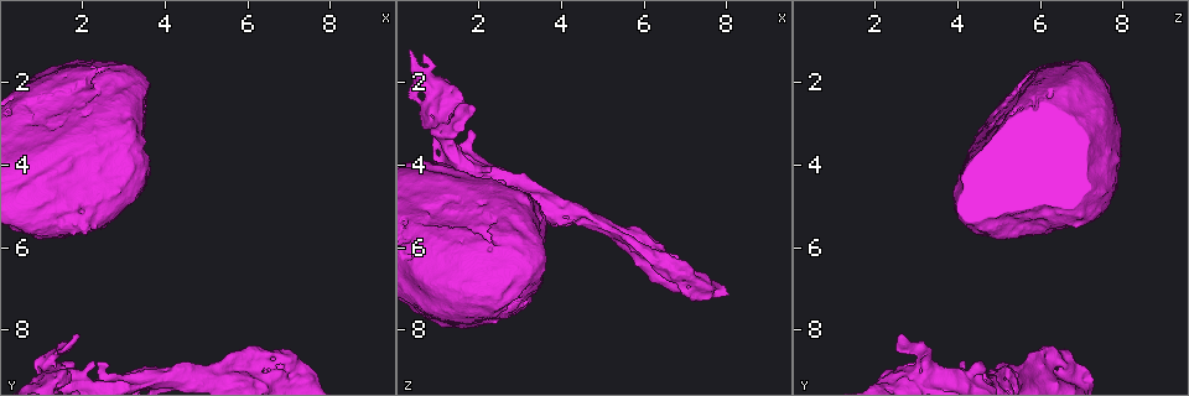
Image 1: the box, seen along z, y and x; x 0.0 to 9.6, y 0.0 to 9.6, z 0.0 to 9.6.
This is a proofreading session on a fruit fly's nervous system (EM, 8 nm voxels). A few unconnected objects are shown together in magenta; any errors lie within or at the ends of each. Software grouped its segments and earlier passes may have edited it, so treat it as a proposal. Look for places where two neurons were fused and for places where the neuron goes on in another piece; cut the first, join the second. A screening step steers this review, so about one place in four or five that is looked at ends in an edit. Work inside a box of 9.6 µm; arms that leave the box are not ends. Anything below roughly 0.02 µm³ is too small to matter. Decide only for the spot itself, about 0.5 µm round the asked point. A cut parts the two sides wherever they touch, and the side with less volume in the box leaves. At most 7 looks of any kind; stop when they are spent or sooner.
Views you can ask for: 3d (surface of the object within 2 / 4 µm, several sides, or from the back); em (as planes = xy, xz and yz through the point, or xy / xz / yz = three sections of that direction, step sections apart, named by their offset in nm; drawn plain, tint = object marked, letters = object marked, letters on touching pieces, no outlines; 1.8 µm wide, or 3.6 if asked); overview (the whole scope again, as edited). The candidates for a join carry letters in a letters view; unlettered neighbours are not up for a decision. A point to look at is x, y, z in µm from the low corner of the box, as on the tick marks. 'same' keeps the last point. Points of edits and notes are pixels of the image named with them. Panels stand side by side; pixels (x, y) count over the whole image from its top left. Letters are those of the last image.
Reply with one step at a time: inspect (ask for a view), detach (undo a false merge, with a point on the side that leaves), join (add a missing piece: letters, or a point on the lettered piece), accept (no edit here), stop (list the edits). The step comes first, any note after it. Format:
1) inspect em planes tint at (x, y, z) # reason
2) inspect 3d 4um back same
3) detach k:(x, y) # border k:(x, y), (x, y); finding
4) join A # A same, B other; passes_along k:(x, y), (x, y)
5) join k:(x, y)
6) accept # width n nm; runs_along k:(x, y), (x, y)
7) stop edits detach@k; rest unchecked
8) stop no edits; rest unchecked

inspect em 3.6um planes letters at (7.65, 9.15, 6.95) # free end

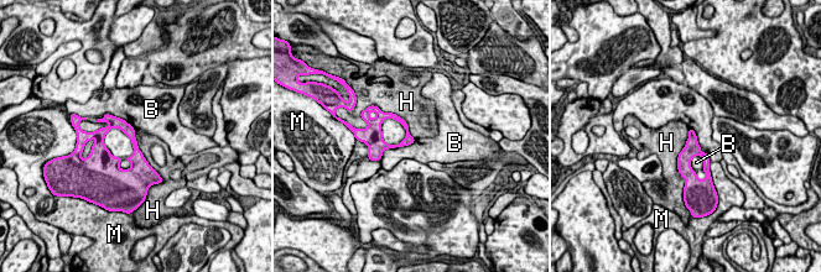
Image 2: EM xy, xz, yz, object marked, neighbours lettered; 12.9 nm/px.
accept # B other, H other, M other; border 2:(689, 129), (677, 156), (682, 178); no lettered piece goes on from it

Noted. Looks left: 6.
inspect em planes letters at (3.55, 9.00, 5.15) # two arms at a narrow angle

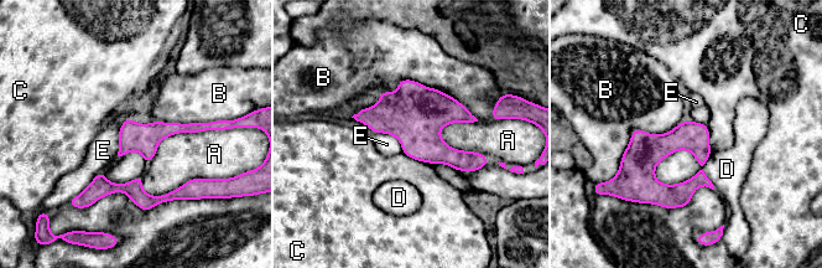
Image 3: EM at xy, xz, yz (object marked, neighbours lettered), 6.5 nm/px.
accept # A other, B other, C other, D other, E other; border 3:(373, 130), (391, 134), (402, 151); all the same neuron

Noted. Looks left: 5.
inspect em xy step 4 tint at (5.85, 8.45, 6.15) # sharp bend

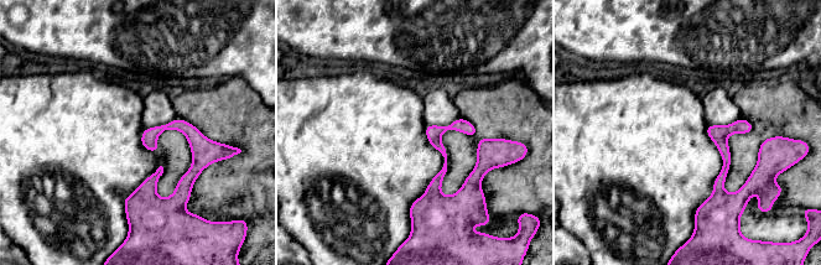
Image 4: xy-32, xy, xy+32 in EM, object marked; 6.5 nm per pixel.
inspect em planes letters same # another direction

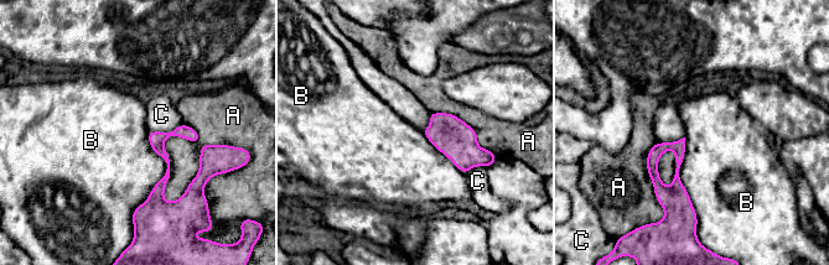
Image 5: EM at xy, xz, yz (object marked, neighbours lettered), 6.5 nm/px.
accept # A other, B other, C other; all the same neuron

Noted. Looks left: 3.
stop no edits; rest unchecked

